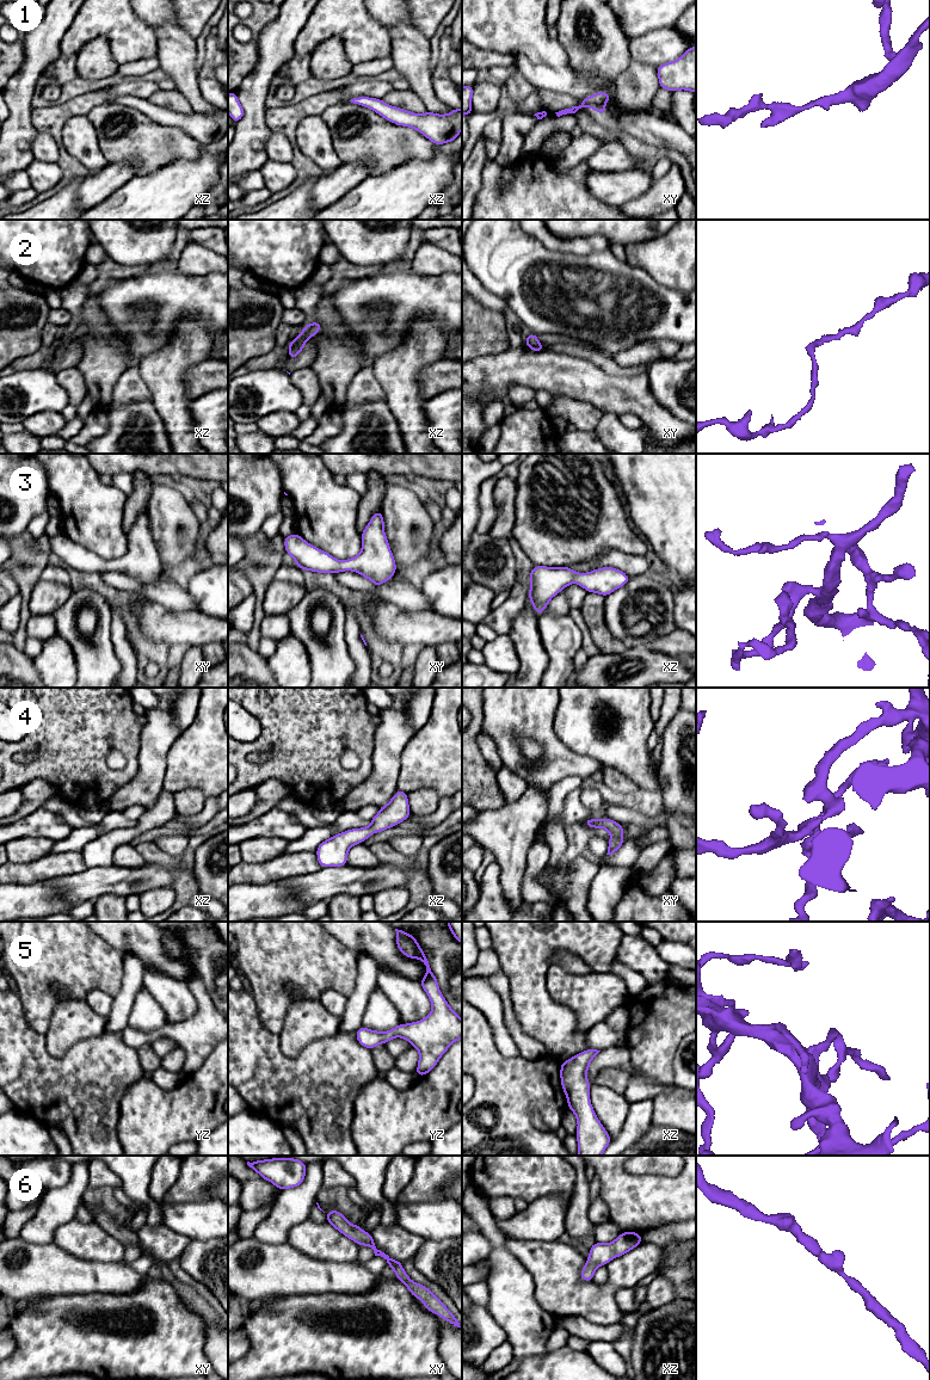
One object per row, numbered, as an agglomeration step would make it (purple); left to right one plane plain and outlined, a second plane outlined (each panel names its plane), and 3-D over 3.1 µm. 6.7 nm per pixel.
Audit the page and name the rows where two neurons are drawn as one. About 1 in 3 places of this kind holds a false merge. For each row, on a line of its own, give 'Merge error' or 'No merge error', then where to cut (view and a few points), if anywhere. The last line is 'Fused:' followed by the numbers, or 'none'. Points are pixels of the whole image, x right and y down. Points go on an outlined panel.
1: No merge error. No split
2: Merge error. Split along xz (301, 333), (305, 342)
3: No merge error. No split
4: No merge error. No split
5: No merge error. No split
6: No merge error. No split
Fused: 2

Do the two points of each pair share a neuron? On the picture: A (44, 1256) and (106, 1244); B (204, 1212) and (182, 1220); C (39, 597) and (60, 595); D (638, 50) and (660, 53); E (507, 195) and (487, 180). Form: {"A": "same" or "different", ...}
{"A": "different", "B": "same", "C": "same", "D": "same", "E": "same"}

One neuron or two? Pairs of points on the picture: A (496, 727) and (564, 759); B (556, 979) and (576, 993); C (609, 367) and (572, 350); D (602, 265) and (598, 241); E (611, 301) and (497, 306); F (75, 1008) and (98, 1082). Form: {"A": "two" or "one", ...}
{"A": "one", "B": "one", "C": "one", "D": "two", "E": "two", "F": "two"}

